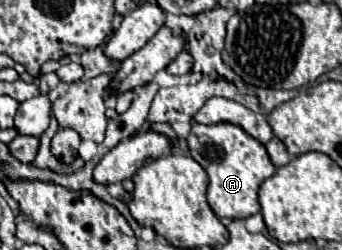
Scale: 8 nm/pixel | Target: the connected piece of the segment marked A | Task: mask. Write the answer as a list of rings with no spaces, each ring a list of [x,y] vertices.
[[[194,124],[186,140],[192,158],[206,170],[210,178],[206,196],[210,208],[218,218],[248,218],[260,212],[258,188],[266,178],[270,178],[276,172],[264,144],[260,144],[234,124],[212,124],[212,126]]]

